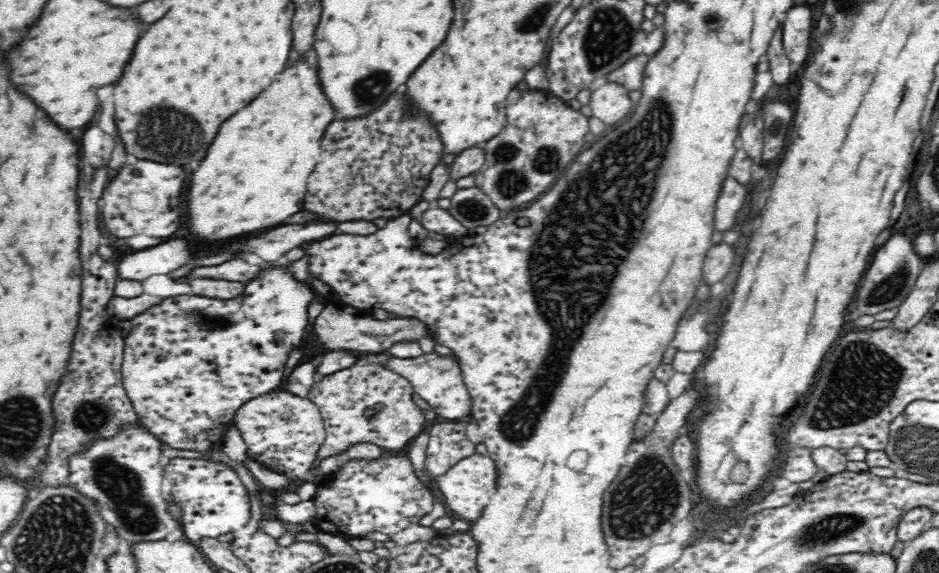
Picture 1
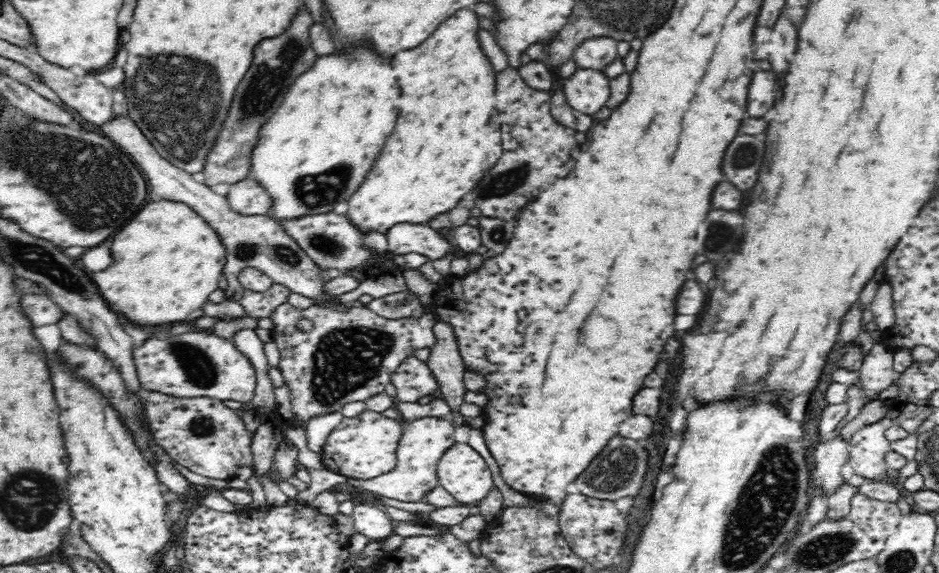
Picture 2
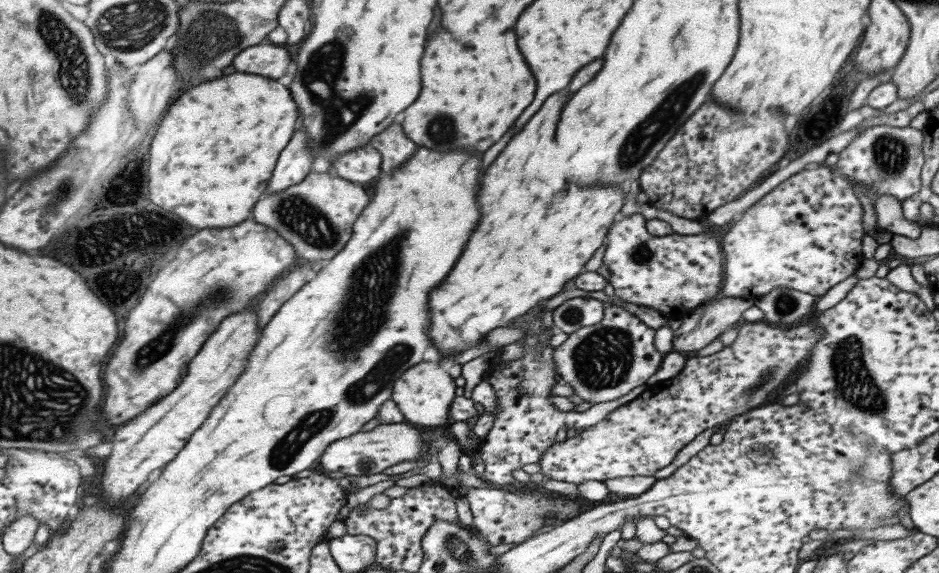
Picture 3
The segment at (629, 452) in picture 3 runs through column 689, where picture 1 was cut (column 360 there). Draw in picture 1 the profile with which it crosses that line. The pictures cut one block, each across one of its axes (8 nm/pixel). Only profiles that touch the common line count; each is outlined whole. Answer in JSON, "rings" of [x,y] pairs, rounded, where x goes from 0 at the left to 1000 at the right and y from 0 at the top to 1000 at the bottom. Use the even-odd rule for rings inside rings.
{"rings":[[[413,614],[393,616],[371,642],[337,658],[327,695],[339,709],[347,749],[347,768],[338,789],[342,801],[378,771],[396,771],[422,791],[452,750],[454,724],[442,702],[442,677],[433,660],[411,640],[416,623]]]}

